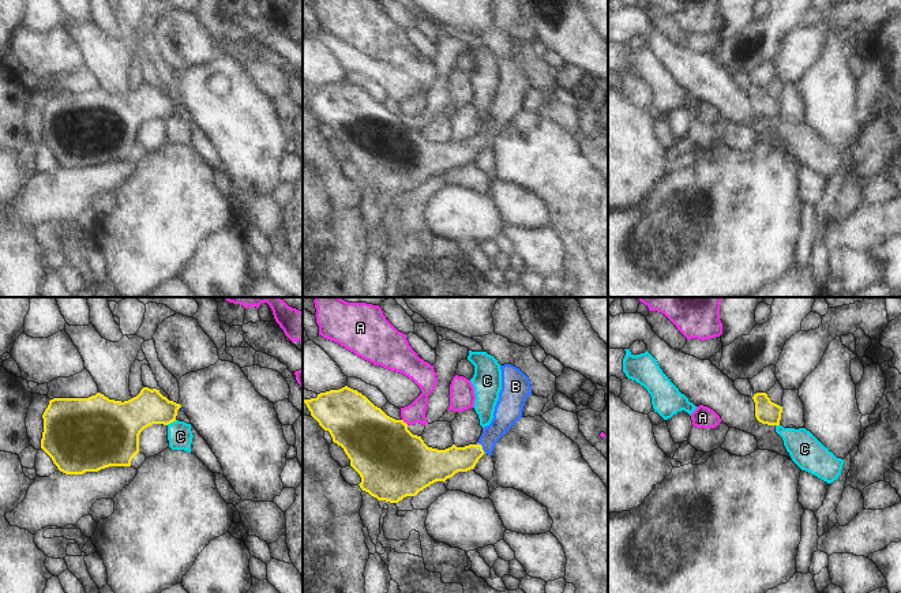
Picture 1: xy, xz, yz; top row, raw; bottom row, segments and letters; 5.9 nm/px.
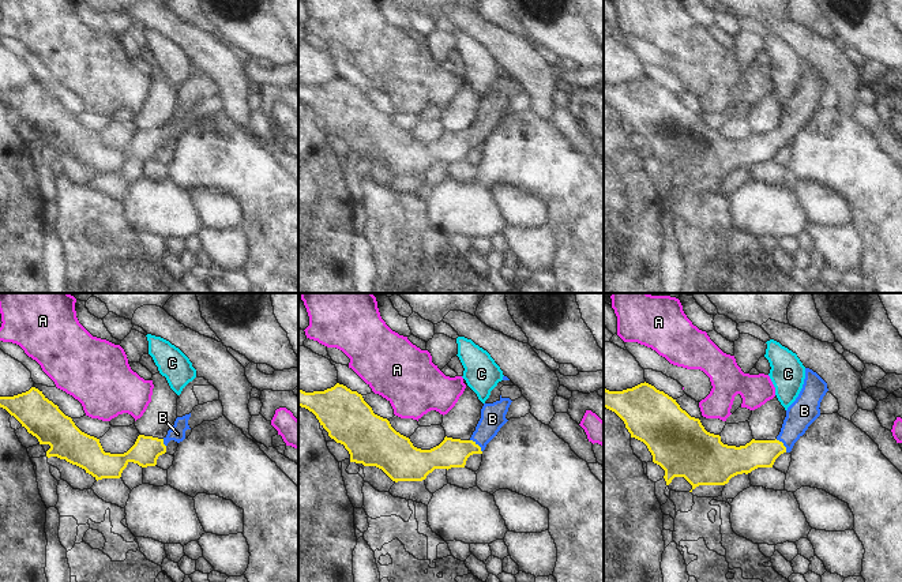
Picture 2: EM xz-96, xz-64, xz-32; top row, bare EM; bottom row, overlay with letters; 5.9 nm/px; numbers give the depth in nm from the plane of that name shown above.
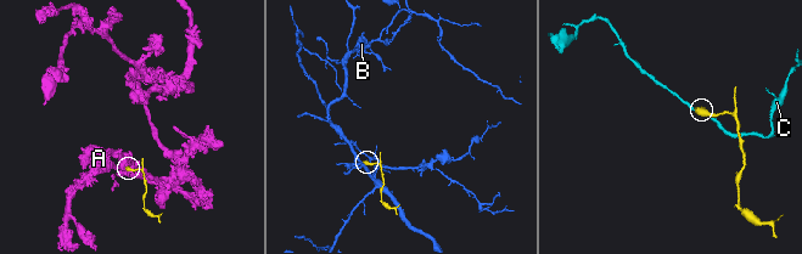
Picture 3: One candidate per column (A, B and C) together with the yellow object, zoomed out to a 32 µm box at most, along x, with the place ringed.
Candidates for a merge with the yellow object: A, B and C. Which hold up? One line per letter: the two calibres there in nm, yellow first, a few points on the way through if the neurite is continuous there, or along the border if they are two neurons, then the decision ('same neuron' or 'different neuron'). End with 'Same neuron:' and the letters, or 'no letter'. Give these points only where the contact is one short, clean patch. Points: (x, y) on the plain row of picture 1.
A: calibres 420 and 120 nm; border xz (402, 113), (406, 119); different neuron
B: calibres 180 and 150 nm; way xz (443, 158), (465, 153), (481, 142), (506, 108); same neuron
C: calibres 220 and 140 nm; border xy (176, 115), (166, 119); different neuron
Same neuron: B

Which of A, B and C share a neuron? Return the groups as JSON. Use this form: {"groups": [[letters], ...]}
{"groups": [["A"], ["B"], ["C"]]}

